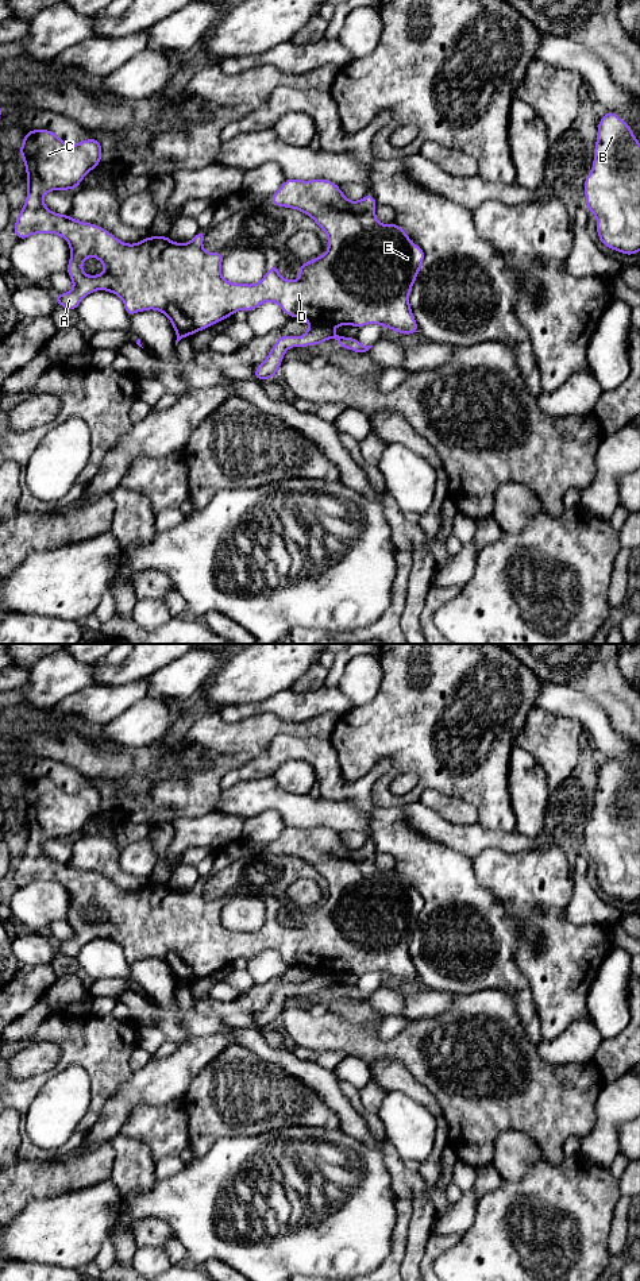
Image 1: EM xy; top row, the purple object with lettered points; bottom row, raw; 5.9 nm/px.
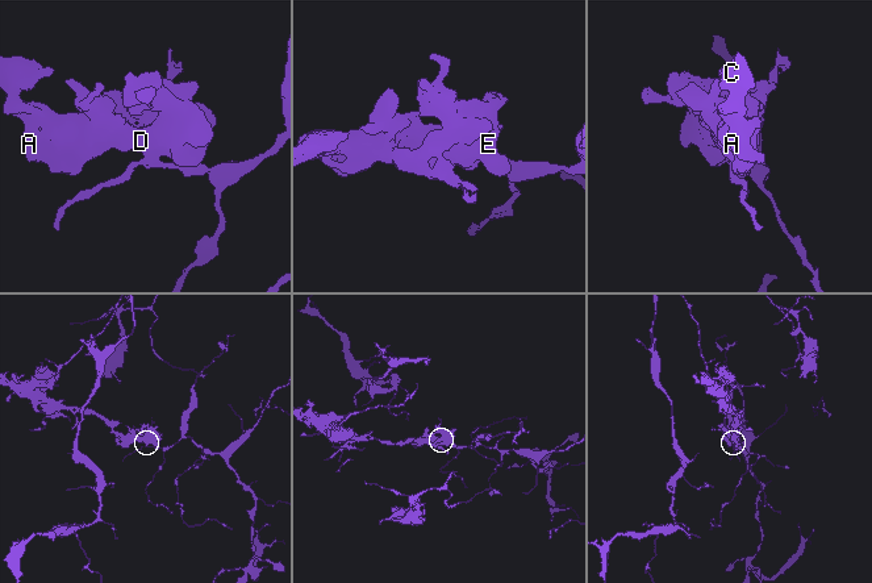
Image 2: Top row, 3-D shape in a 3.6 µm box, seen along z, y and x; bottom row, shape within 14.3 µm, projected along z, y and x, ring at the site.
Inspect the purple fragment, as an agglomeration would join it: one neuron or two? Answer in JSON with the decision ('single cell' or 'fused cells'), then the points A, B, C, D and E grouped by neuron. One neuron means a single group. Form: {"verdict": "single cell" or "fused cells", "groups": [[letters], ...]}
{"verdict": "fused cells", "groups": [["A", "C", "D", "E"], ["B"]]}

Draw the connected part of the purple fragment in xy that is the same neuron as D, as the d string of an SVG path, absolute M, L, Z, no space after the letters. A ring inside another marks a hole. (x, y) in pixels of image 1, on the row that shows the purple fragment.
M32 130L26 131L19 151L27 173L27 198L14 231L20 240L35 234L54 234L69 243L70 259L66 273L73 281L73 289L55 294L55 302L66 309L77 310L81 300L92 292L111 292L123 300L128 317L149 309L166 315L177 335L176 346L181 339L231 317L236 310L248 312L267 301L278 304L289 317L306 320L309 325L361 328L379 324L404 335L419 332L409 294L425 252L412 243L398 224L381 224L377 220L378 204L371 193L359 201L350 201L339 185L329 180L286 178L271 196L271 204L297 209L312 217L328 236L328 250L300 265L298 281L282 278L278 273L279 265L273 265L258 283L234 283L224 279L220 271L224 252L204 250L203 229L184 244L171 242L169 236L147 236L139 243L128 244L103 227L54 213L43 204L46 193L76 189L84 177L99 166L103 147L97 139L90 138L70 146L50 130ZM89 256L104 265L101 274L86 275L82 271L82 262Z

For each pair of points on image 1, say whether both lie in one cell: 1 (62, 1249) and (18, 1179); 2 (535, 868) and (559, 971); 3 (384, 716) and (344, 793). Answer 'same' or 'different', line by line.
1: different
2: same
3: different

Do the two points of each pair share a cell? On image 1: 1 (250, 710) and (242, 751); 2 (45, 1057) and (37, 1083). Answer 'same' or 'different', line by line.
1: different
2: different

